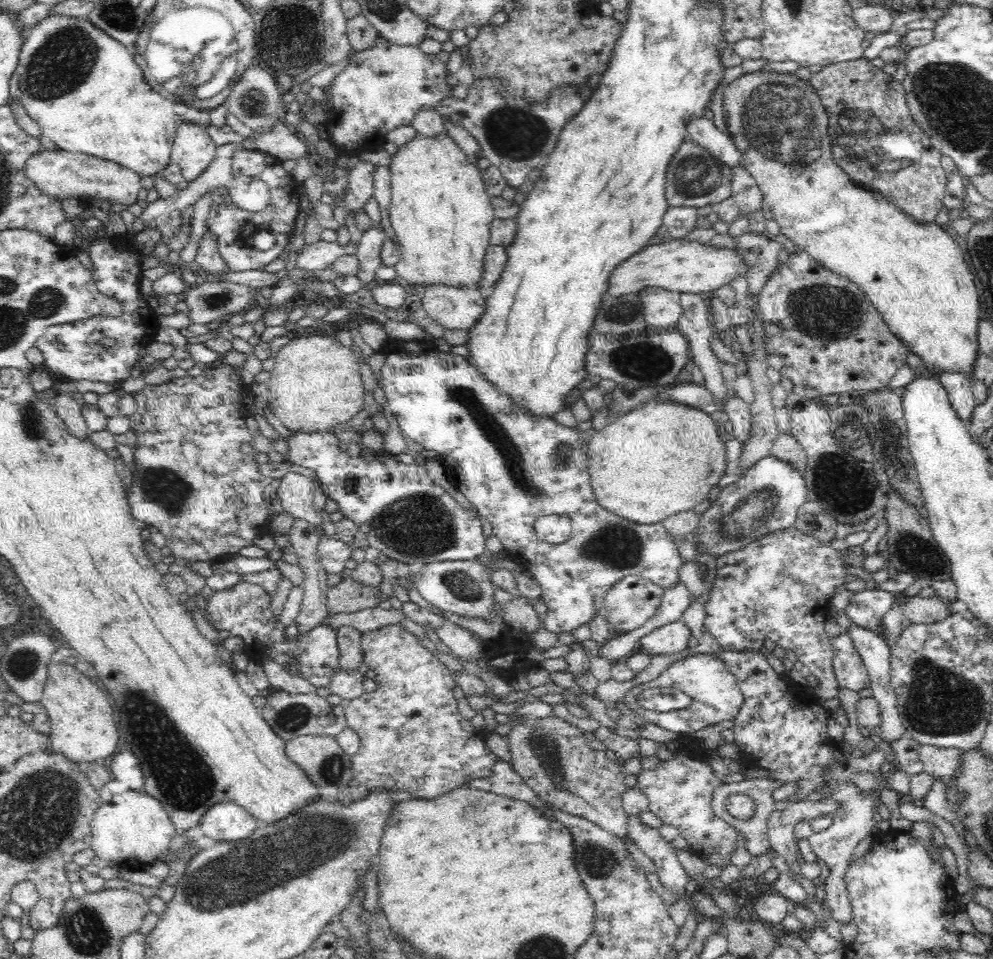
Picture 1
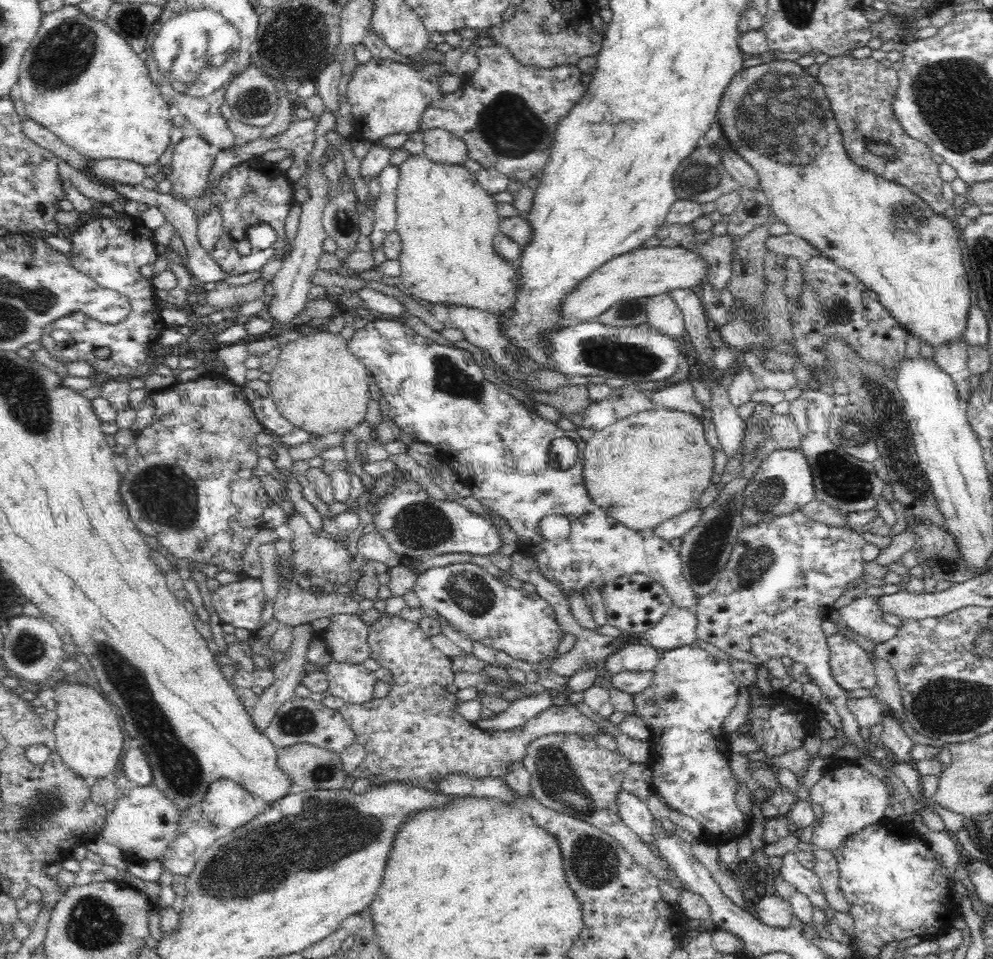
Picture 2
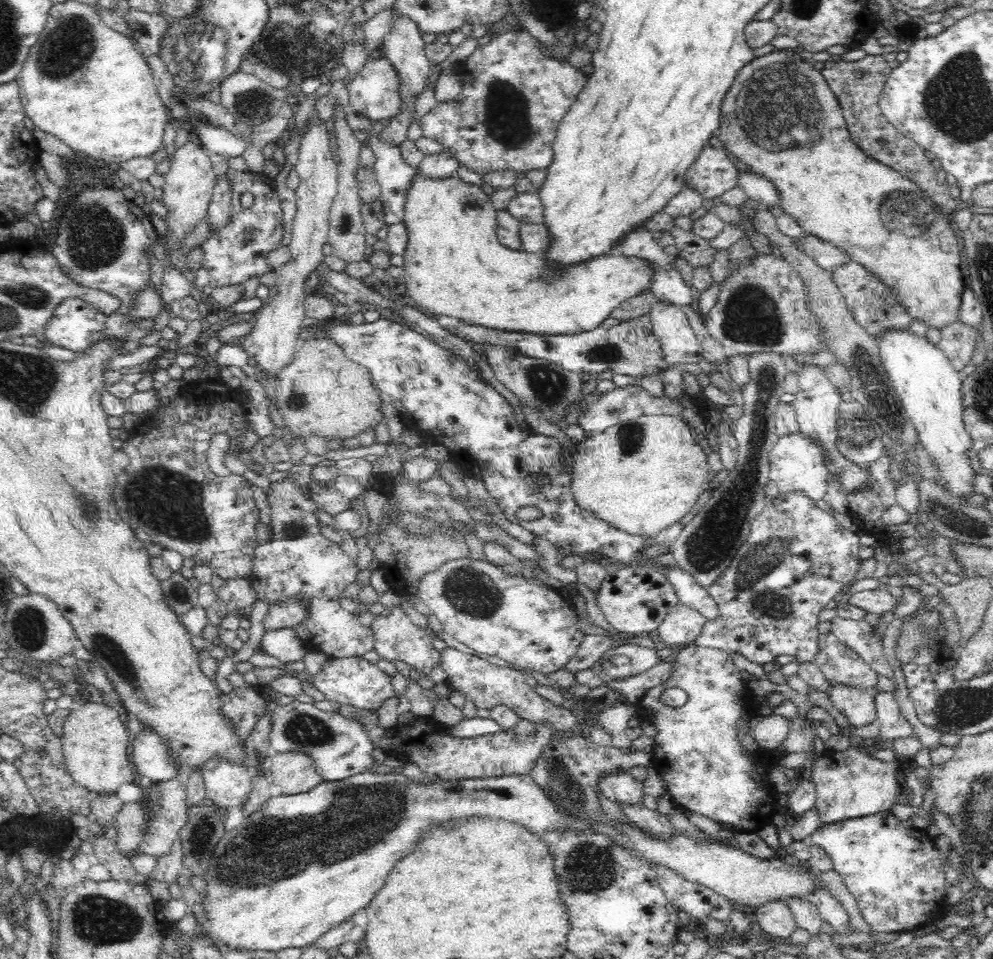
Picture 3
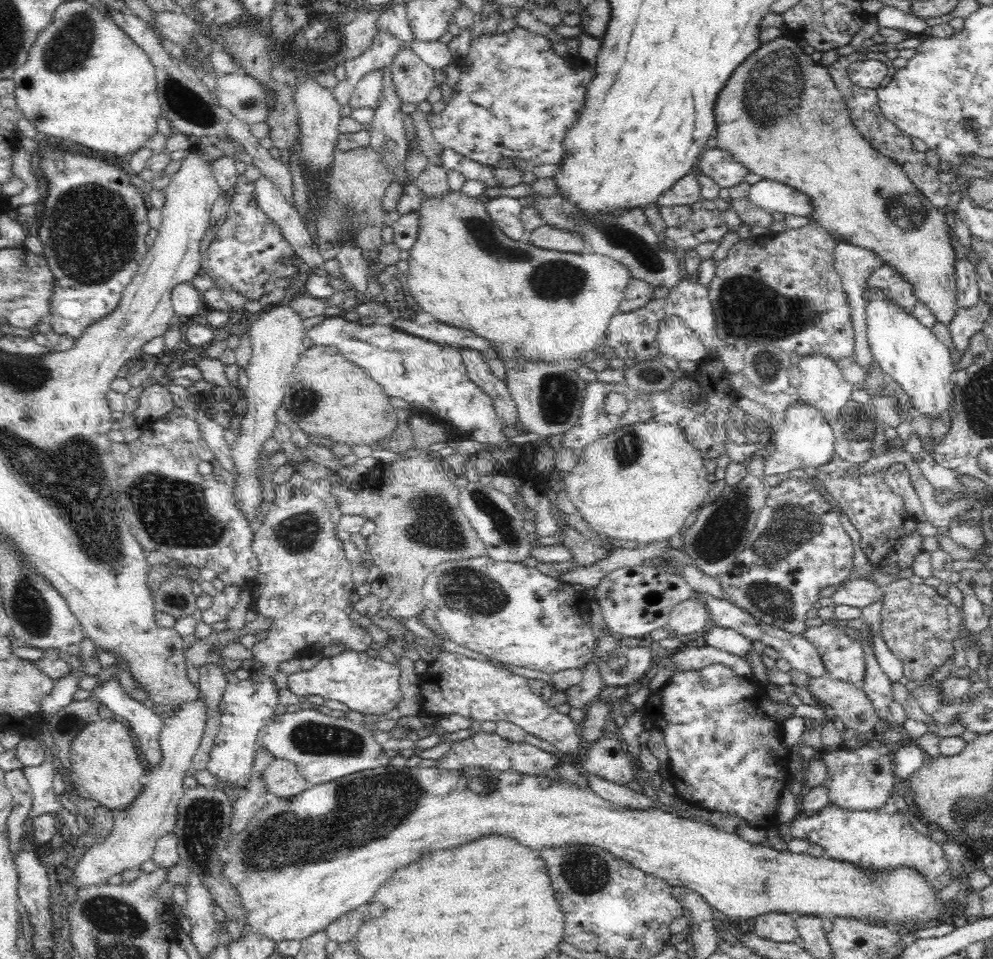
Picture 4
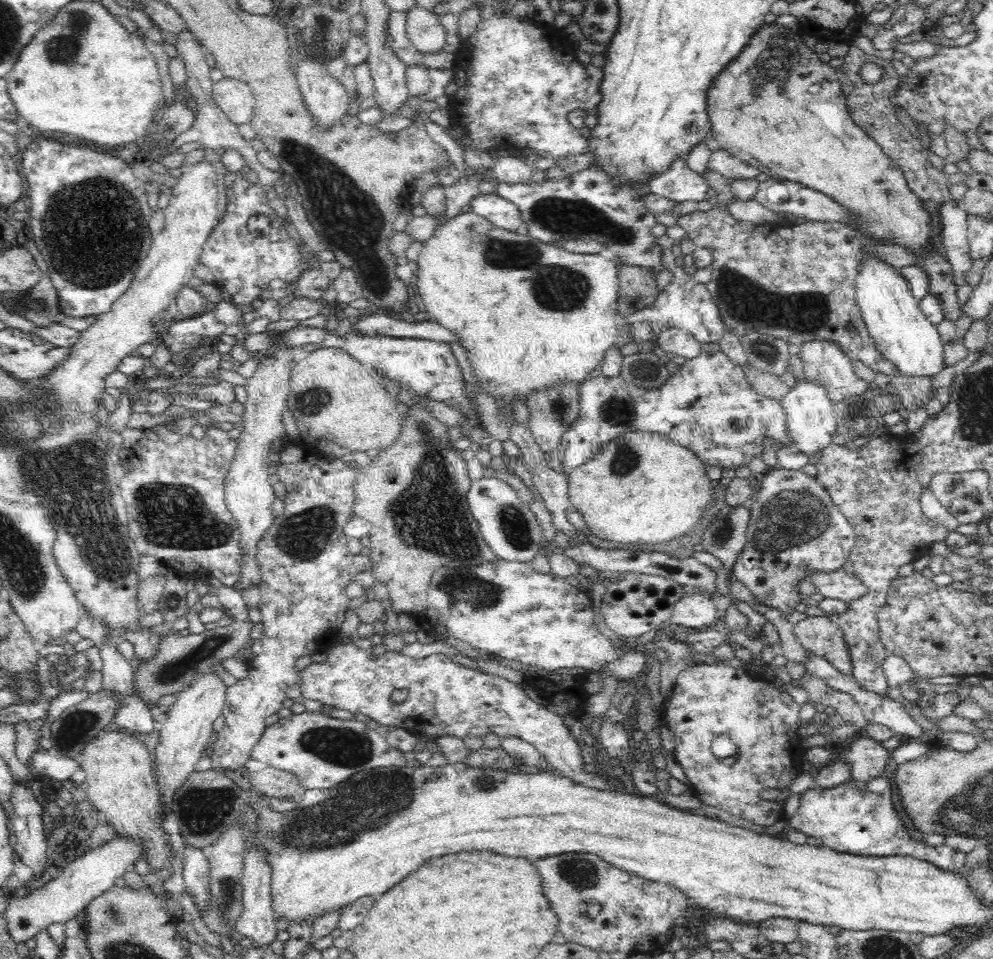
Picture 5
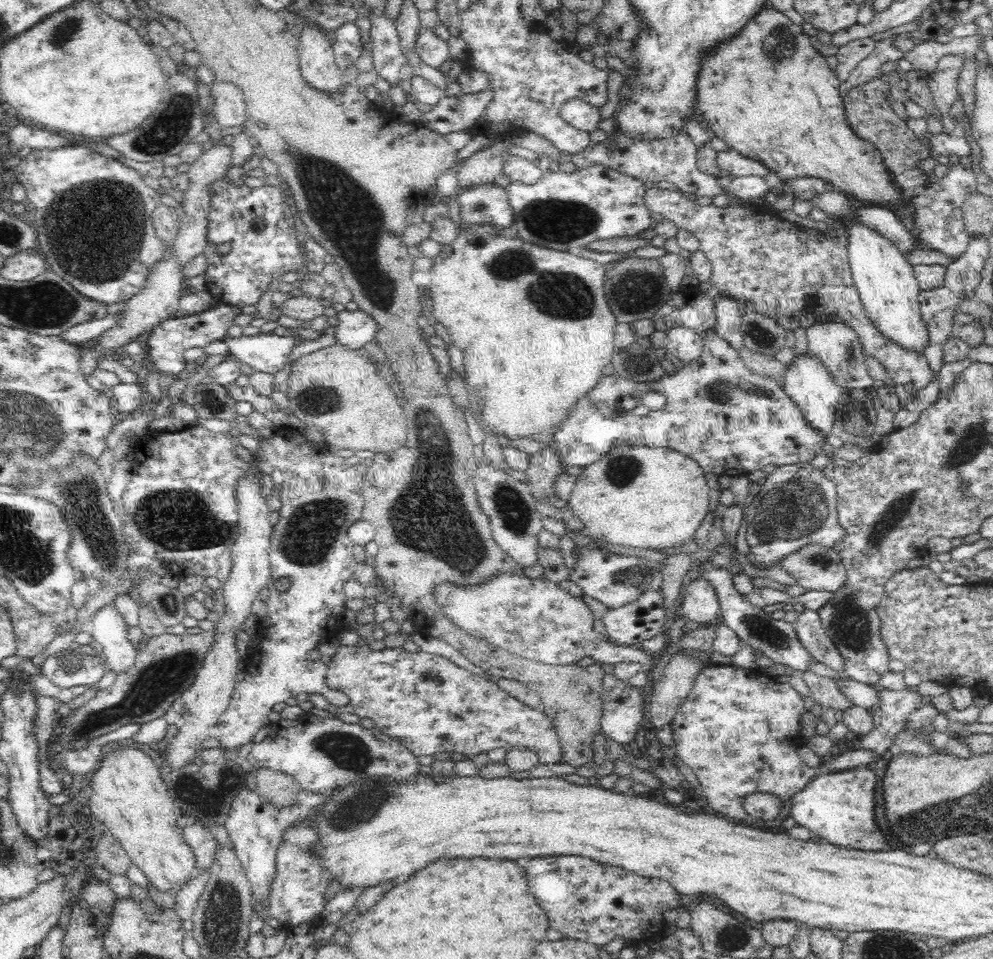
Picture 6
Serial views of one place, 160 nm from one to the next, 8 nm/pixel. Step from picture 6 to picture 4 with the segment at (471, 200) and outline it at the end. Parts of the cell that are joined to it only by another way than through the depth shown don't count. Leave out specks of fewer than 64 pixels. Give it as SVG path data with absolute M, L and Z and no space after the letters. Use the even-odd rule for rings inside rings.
M500 196L498 198L485 198L484 207L492 221L511 240L522 240L526 235L521 218L522 202L518 198Z

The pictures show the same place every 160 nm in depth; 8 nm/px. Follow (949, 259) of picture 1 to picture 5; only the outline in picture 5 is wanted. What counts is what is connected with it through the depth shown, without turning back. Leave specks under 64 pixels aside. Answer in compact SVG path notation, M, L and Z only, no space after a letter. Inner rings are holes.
M777 21L760 25L740 54L709 84L706 104L710 136L719 142L720 149L760 169L769 178L796 182L830 196L853 214L853 220L844 224L853 228L863 241L900 245L916 253L916 265L928 273L929 293L940 300L944 318L952 322L959 318L961 306L951 264L947 257L942 257L942 253L930 247L934 234L934 226L930 222L933 215L924 209L924 202L908 189L904 172L853 121L835 68L820 60L818 53L806 45L800 30L791 31ZM754 78L760 78L758 88L754 86Z

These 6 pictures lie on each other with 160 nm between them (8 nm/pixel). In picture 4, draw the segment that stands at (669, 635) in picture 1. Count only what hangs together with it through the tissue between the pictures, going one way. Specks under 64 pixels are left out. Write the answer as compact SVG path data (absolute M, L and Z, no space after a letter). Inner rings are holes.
M690 598L674 605L669 614L667 629L673 636L705 635L710 615L704 604Z

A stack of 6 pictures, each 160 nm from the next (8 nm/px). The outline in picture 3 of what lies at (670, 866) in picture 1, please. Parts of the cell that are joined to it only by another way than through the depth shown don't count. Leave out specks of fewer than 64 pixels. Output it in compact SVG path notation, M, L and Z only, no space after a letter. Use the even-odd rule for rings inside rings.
M614 772L600 778L599 792L610 800L620 804L630 805L643 802L643 782L639 782L630 775L630 772Z

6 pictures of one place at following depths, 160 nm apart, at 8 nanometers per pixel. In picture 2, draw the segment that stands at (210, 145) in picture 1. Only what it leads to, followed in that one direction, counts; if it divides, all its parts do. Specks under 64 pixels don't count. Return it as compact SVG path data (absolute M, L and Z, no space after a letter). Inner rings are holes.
M183 137L172 156L172 174L167 179L172 183L169 193L174 199L197 202L209 186L209 177L214 165L216 150L202 137Z

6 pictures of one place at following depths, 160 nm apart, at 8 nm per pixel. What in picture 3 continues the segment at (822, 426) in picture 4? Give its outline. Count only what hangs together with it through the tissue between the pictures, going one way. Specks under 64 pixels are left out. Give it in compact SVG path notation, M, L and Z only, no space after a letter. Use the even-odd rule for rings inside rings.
M800 432L780 437L769 452L769 476L764 486L766 502L790 491L800 491L815 501L826 498L828 467L824 463L824 458L826 458L826 449L821 448L818 442L810 441Z

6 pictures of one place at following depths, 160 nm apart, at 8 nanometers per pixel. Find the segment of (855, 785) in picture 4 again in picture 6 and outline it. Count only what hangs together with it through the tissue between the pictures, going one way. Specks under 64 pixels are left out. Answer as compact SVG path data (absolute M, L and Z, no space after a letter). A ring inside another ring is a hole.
M911 688L896 692L880 690L878 712L871 712L872 730L868 734L859 736L860 749L874 751L874 758L877 760L893 744L894 737L905 728L905 722L914 710L922 705L934 706L944 714L954 709L948 700L948 693L931 697L926 702L923 697Z

